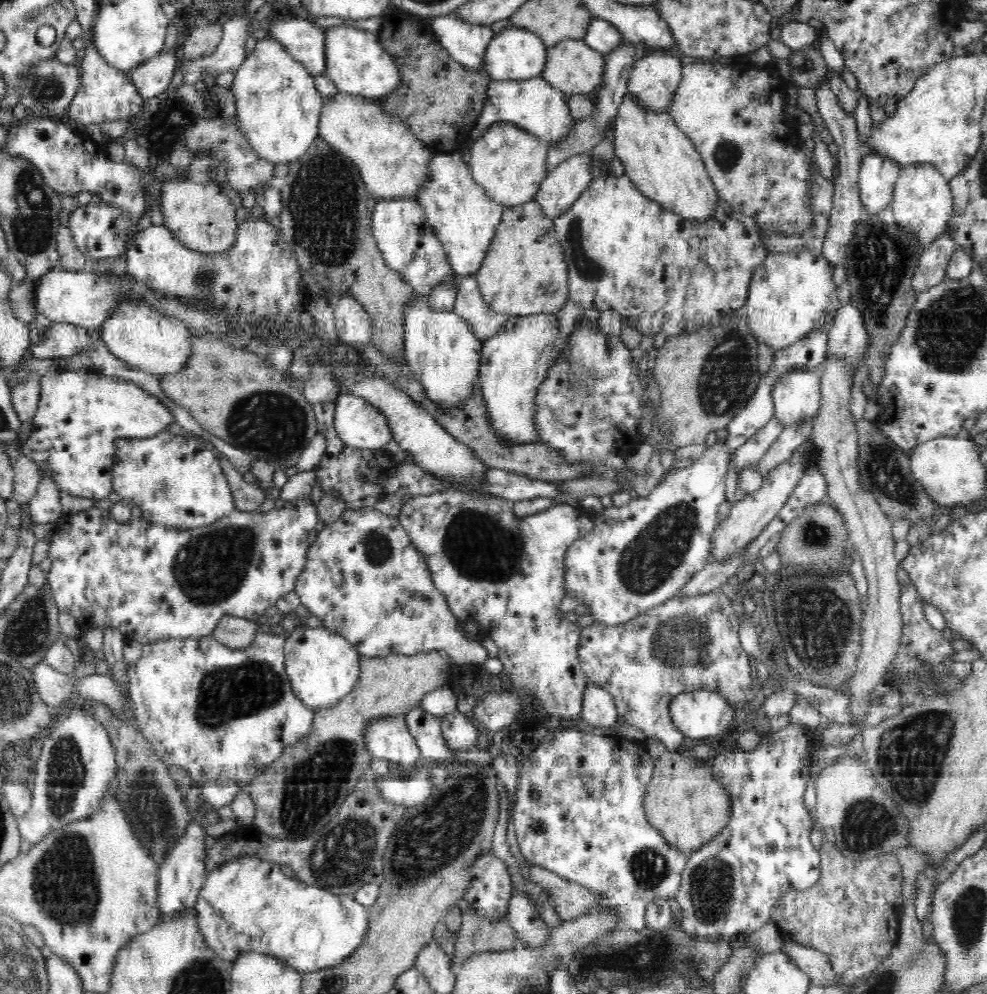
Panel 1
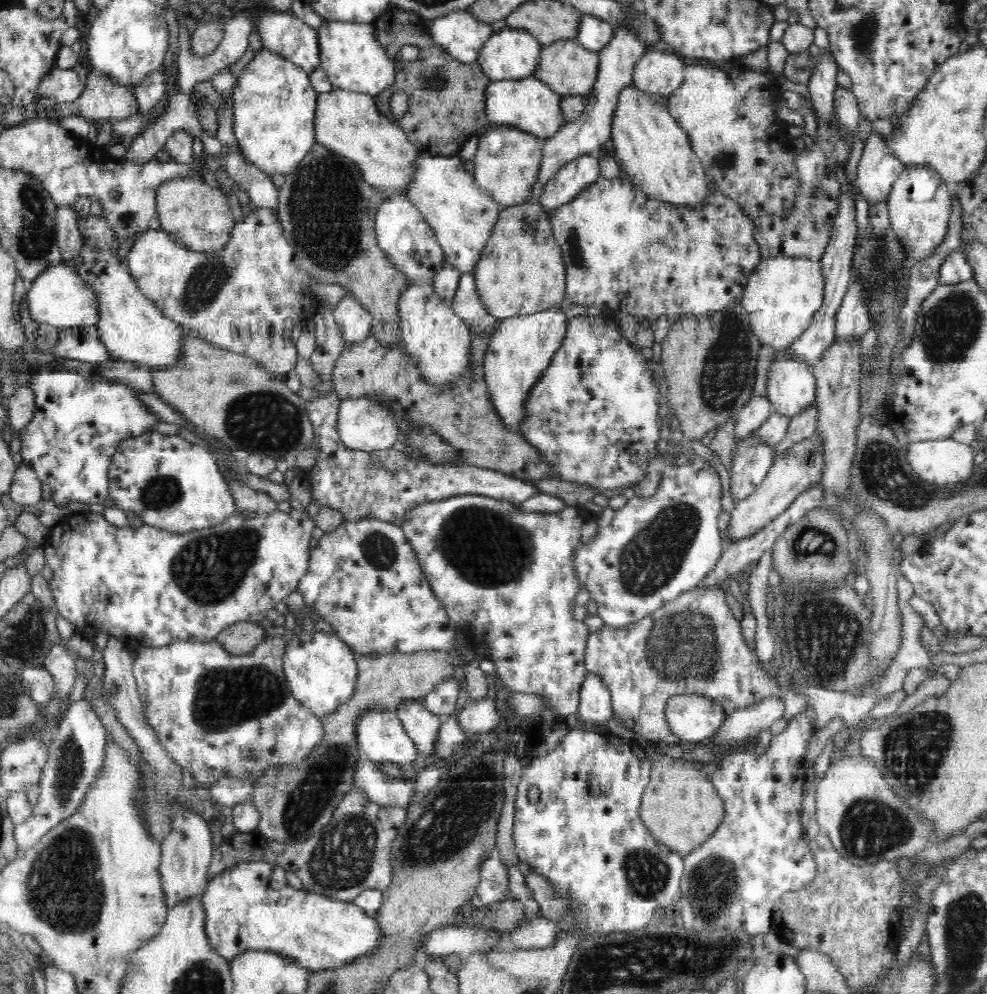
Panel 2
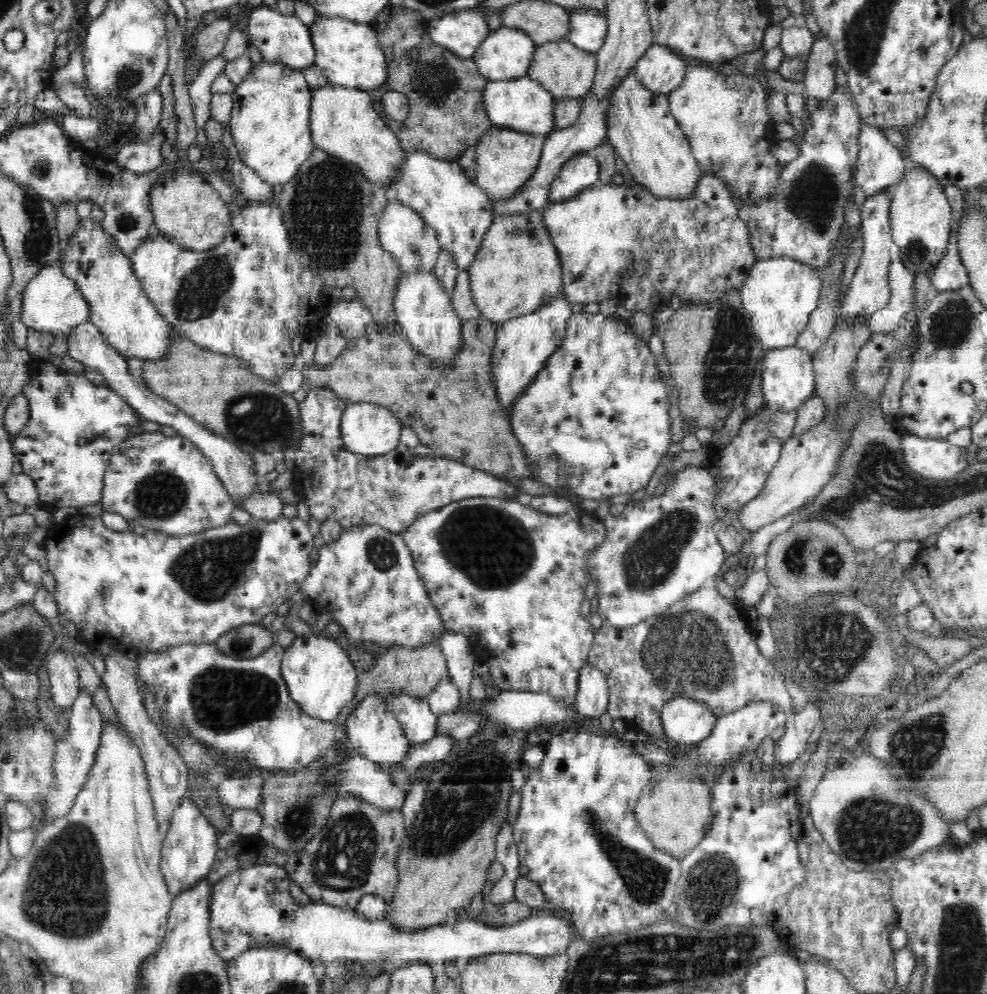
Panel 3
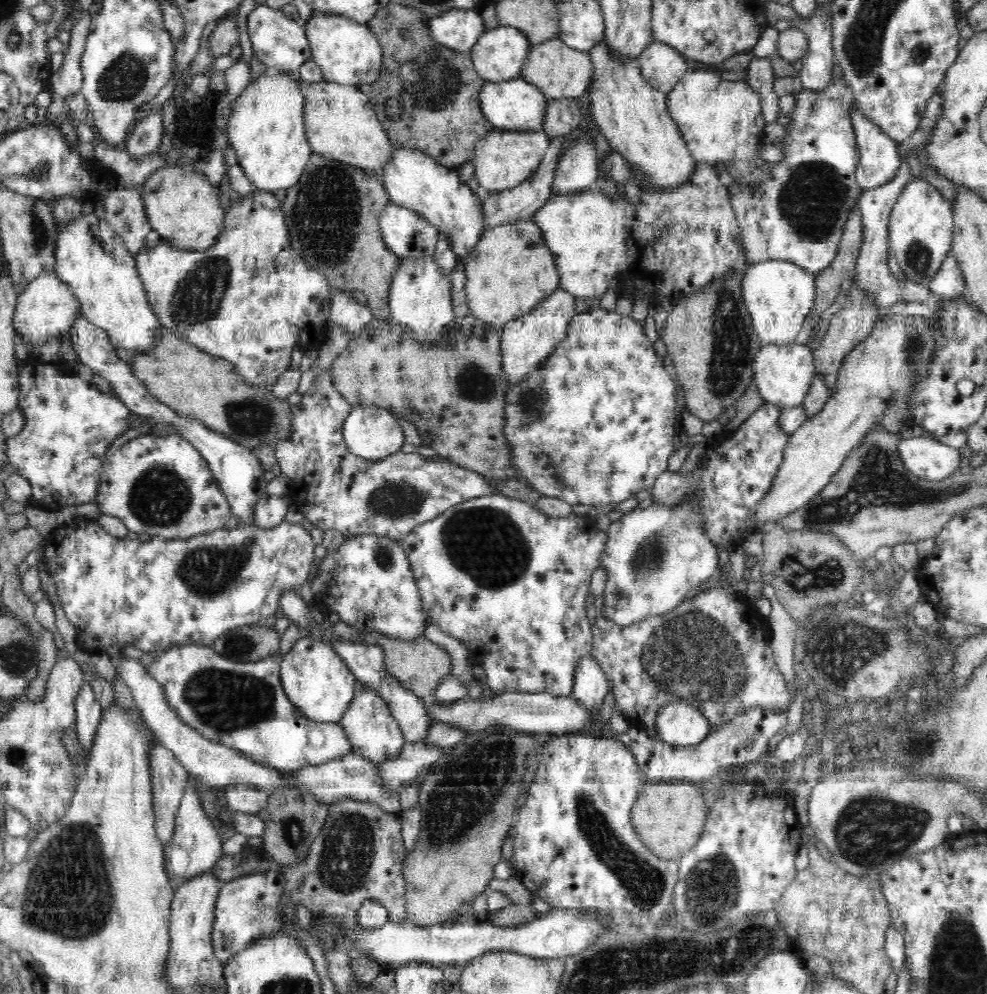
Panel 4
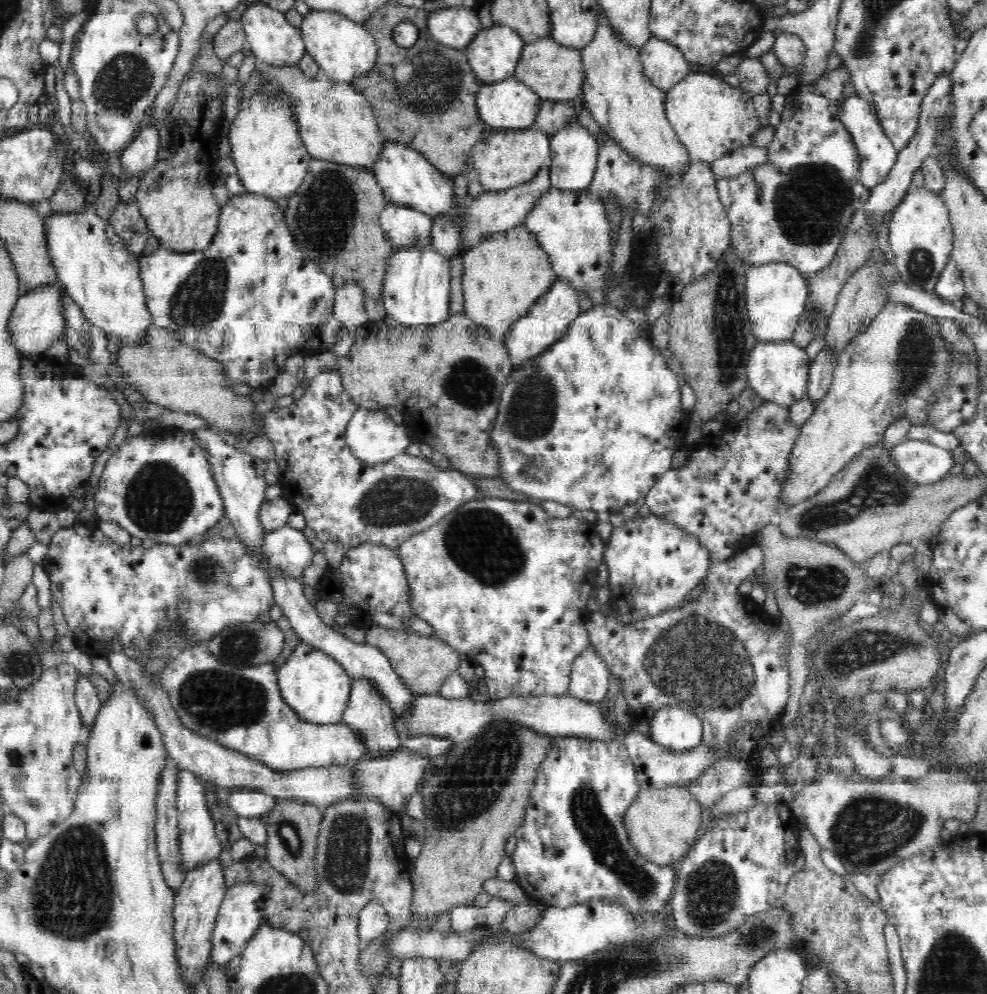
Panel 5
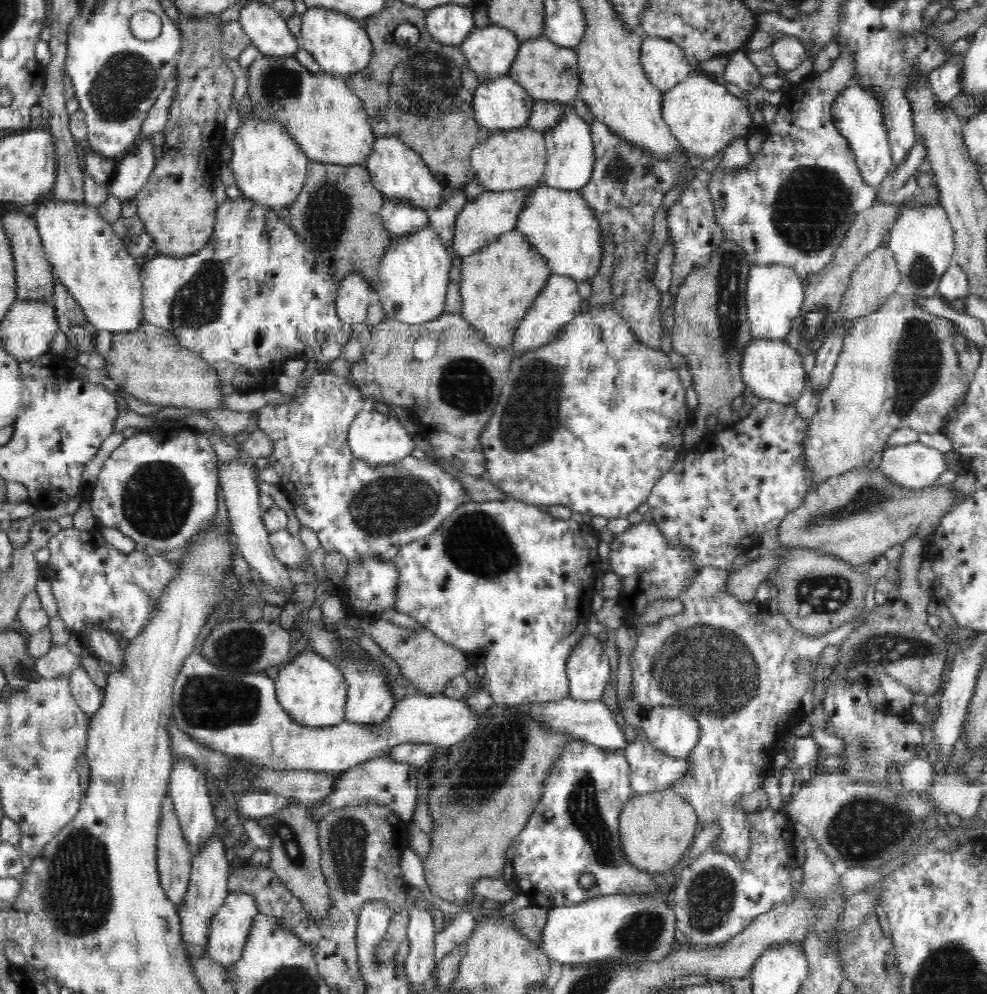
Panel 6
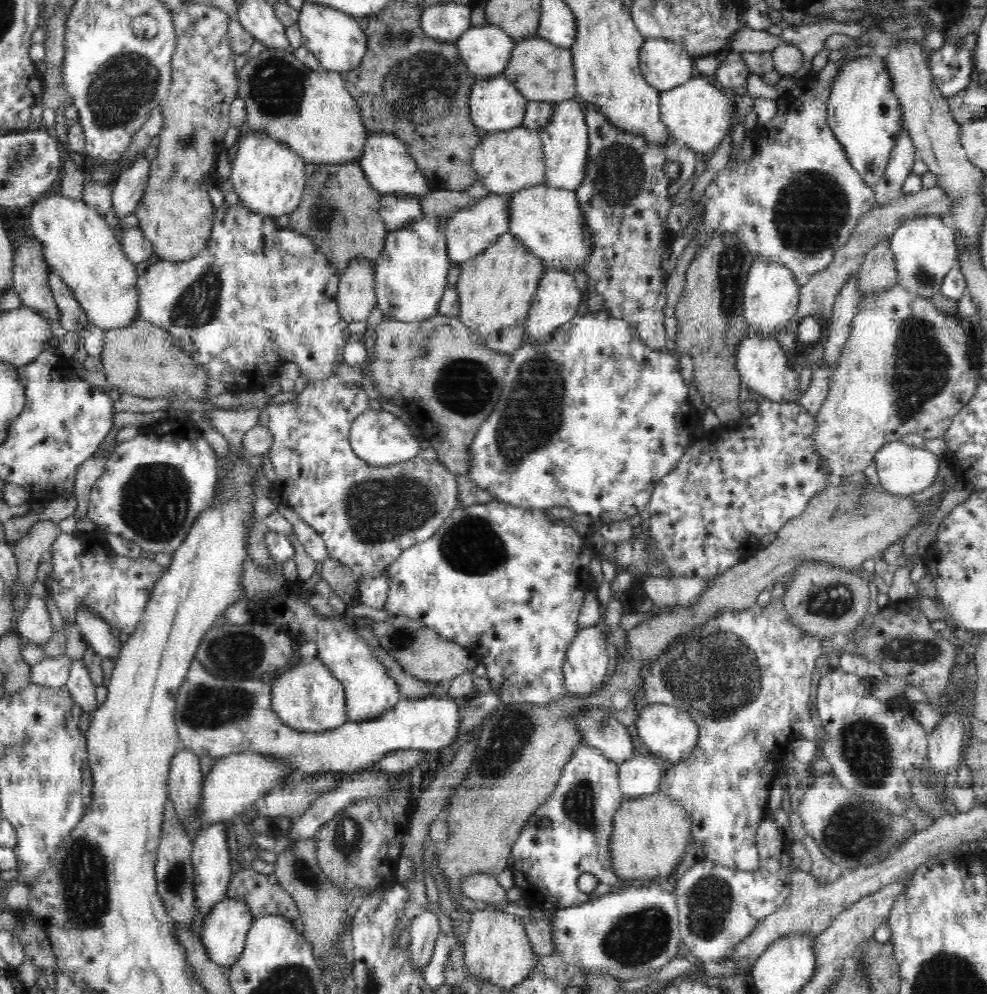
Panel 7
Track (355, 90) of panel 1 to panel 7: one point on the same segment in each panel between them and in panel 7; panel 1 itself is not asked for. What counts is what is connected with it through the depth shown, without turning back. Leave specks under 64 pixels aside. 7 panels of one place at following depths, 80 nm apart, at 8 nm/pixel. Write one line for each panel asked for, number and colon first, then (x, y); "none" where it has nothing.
2: (353, 60)
3: (348, 52)
4: (347, 52)
5: (345, 50)
6: (338, 43)
7: (336, 38)

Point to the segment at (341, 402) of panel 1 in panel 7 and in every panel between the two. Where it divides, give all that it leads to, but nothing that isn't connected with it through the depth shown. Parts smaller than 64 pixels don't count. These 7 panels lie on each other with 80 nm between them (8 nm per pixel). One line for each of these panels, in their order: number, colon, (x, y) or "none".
2: (363, 424)
3: (369, 429)
4: (373, 433)
5: (372, 436)
6: (377, 438)
7: (381, 439)

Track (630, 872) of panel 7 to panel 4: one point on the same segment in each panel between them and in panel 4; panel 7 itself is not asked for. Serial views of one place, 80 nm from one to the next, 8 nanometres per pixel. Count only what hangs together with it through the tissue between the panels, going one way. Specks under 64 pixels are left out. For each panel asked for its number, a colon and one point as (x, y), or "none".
4: (669, 817)
5: (662, 824)
6: (656, 830)

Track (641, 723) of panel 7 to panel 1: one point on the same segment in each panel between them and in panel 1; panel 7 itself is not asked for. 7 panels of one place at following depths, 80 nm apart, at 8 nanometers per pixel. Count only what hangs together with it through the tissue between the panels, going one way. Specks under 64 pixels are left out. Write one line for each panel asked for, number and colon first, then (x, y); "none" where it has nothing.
1: (701, 713)
2: (691, 718)
3: (684, 720)
4: (680, 724)
5: (677, 728)
6: (674, 731)

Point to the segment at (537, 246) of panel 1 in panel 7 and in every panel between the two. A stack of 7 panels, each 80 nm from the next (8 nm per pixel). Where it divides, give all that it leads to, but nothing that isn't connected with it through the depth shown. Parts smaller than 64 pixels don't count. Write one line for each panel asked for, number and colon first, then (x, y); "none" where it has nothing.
2: (521, 271)
3: (516, 270)
4: (510, 270)
5: (505, 275)
6: (498, 284)
7: (495, 289)

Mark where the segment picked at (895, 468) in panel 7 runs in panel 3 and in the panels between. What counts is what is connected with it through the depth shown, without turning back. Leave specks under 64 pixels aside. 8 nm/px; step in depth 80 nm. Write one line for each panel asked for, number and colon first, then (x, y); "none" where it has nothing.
3: (935, 459)
4: (928, 459)
5: (922, 462)
6: (913, 466)

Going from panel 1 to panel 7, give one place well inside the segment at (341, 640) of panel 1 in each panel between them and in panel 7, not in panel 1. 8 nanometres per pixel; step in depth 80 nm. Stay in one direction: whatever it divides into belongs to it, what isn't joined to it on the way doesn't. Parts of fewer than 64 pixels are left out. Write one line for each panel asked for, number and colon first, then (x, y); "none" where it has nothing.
2: (321, 669)
3: (320, 677)
4: (315, 679)
5: (317, 688)
6: (310, 688)
7: (308, 698)

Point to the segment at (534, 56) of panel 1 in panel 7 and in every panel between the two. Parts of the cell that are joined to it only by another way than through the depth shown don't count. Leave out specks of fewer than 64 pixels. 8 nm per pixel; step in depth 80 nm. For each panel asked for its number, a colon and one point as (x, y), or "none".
2: (510, 53)
3: (506, 53)
4: (498, 55)
5: (493, 54)
6: (490, 50)
7: (485, 50)

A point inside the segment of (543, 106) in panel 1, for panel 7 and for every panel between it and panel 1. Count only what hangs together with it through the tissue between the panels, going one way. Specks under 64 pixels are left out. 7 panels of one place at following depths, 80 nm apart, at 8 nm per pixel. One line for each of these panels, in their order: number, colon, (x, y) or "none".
2: (529, 105)
3: (523, 105)
4: (513, 105)
5: (508, 104)
6: (499, 105)
7: (495, 104)

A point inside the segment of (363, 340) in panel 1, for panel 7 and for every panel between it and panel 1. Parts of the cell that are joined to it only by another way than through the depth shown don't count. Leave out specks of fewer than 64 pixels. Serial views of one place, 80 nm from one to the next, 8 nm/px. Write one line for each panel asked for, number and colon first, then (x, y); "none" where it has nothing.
2: (354, 322)
3: (352, 317)
4: (351, 315)
5: (348, 308)
6: (354, 293)
7: (356, 296)

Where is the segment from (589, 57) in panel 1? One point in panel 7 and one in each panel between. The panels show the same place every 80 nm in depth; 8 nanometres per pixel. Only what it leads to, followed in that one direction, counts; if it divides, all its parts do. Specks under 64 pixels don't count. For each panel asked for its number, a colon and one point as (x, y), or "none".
2: (569, 69)
3: (566, 71)
4: (560, 72)
5: (552, 71)
6: (547, 71)
7: (542, 71)

